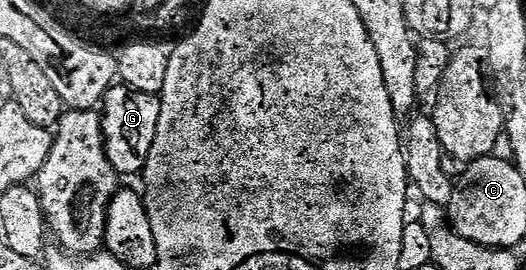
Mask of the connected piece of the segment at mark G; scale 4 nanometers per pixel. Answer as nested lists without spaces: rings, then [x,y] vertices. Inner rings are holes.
[[[115,85],[108,89],[106,98],[100,104],[102,120],[102,140],[108,161],[119,176],[141,176],[156,141],[156,125],[160,125],[162,100],[159,96],[140,93],[125,85]]]

